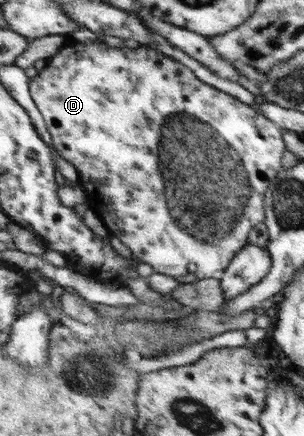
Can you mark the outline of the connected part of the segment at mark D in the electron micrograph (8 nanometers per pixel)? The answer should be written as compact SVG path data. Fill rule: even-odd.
M68 38L51 58L45 60L43 69L29 78L29 92L43 113L47 129L53 136L54 148L79 171L79 184L84 187L90 208L102 217L110 232L130 249L133 260L147 263L154 272L172 276L180 283L223 278L235 255L249 244L251 230L265 220L265 194L282 169L283 154L288 150L279 126L235 96L201 82L185 64L145 45L137 49L119 48Z

